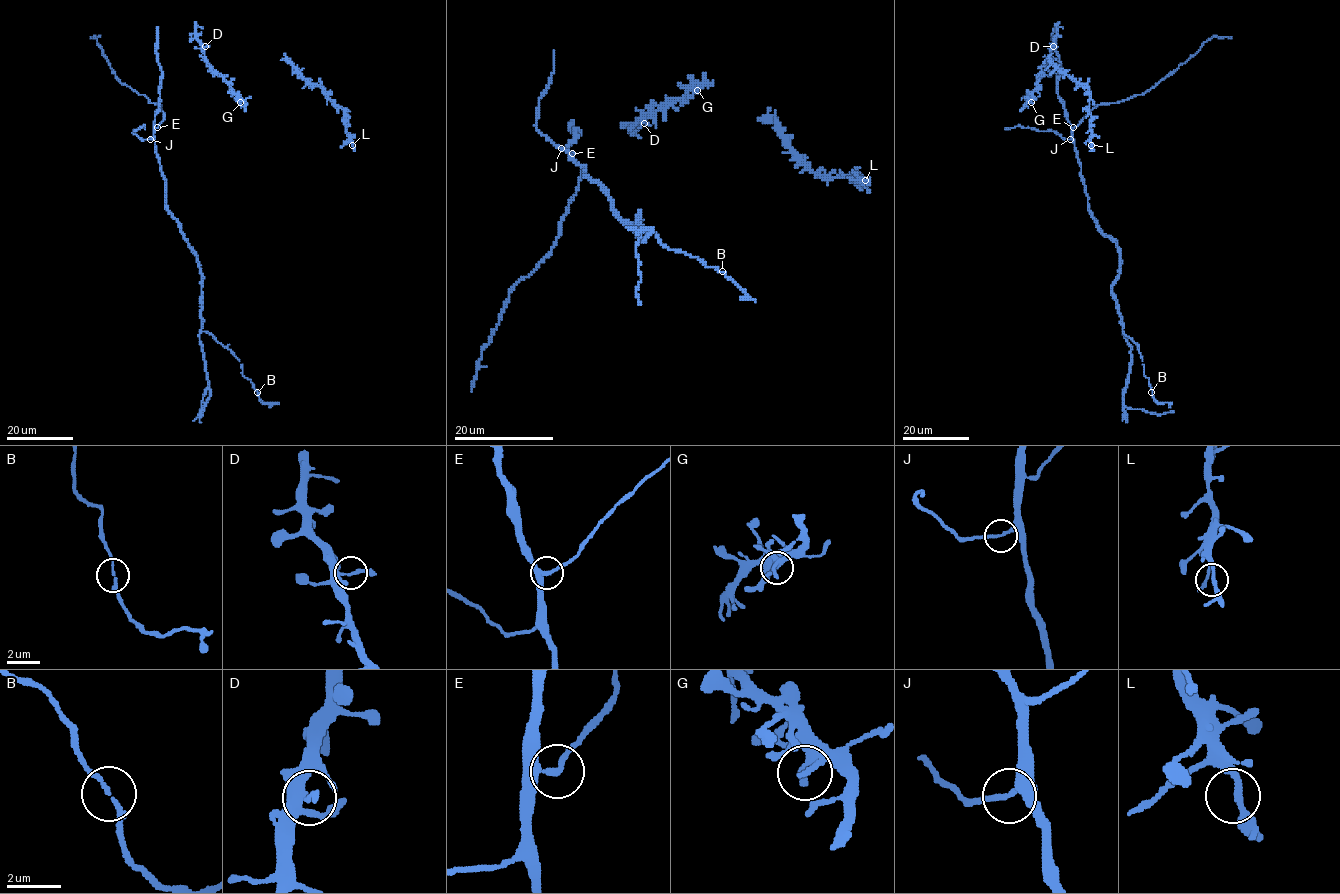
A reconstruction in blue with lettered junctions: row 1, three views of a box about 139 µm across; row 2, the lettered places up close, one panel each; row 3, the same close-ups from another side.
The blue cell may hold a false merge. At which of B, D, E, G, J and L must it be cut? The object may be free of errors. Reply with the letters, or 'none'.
none

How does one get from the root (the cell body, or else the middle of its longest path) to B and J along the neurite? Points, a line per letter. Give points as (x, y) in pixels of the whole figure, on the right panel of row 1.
B: (1068, 121), (1088, 210), (1119, 253), (1119, 275), (1112, 297), (1123, 332), (1138, 346), (1152, 392)
J: (1068, 121), (1070, 139)

